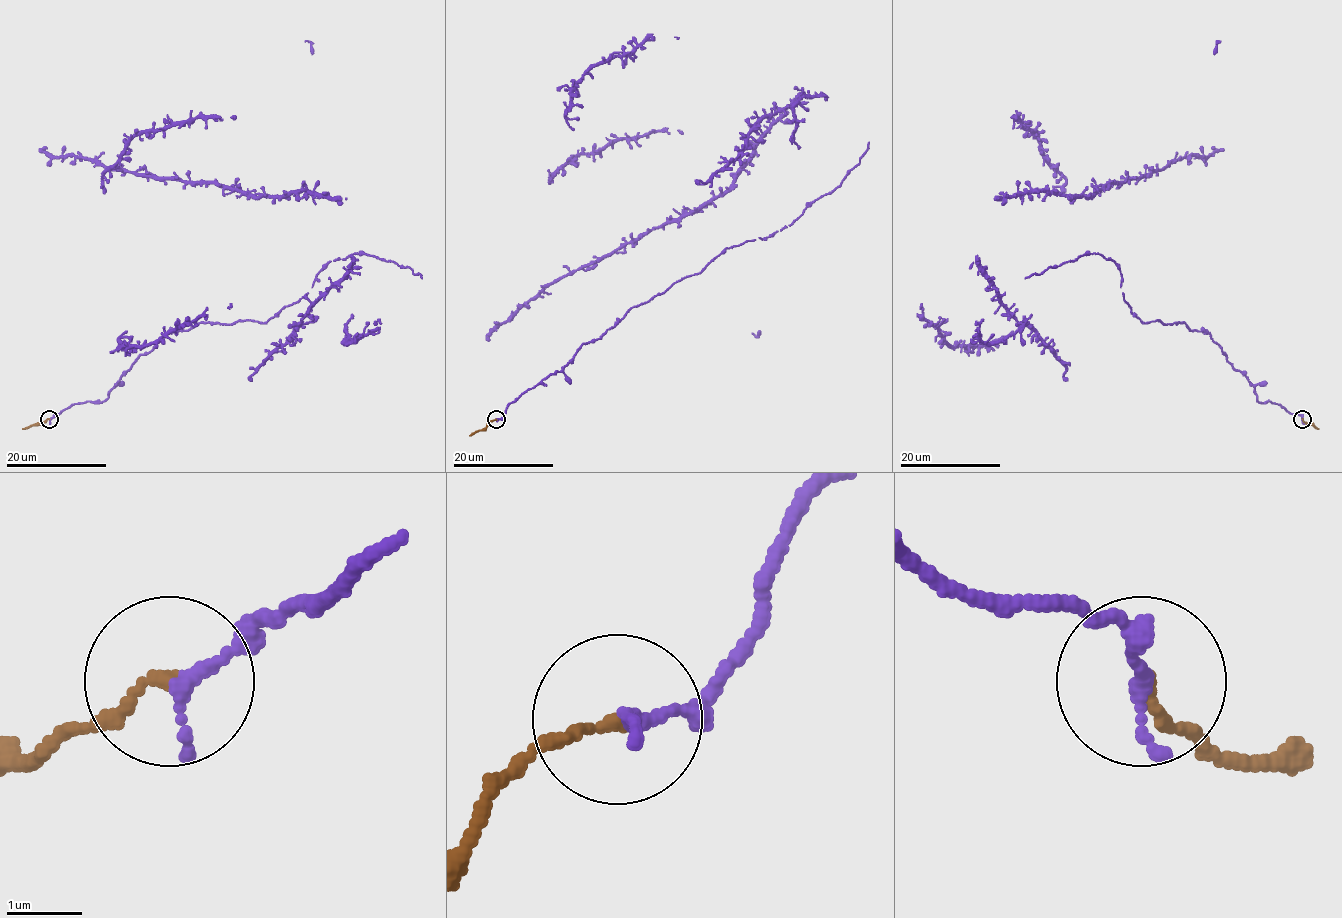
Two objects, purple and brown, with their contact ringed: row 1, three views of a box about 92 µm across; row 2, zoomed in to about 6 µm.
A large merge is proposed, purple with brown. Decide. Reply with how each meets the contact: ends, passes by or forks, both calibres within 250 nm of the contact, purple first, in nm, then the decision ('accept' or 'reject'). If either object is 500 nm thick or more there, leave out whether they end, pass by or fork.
purple ends; brown ends; calibres 200 and 140 nm; reject

